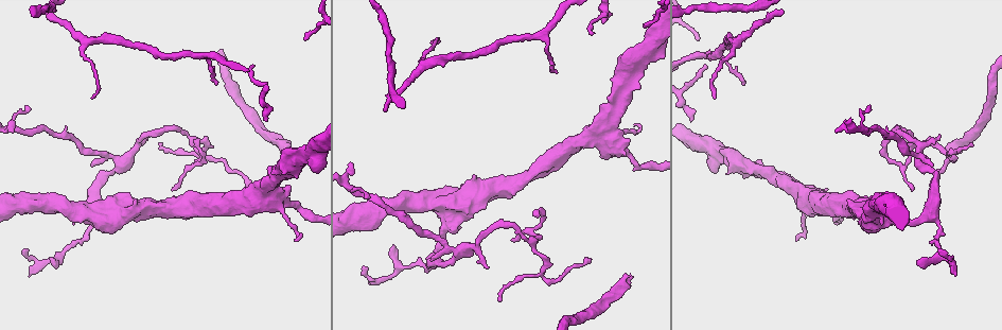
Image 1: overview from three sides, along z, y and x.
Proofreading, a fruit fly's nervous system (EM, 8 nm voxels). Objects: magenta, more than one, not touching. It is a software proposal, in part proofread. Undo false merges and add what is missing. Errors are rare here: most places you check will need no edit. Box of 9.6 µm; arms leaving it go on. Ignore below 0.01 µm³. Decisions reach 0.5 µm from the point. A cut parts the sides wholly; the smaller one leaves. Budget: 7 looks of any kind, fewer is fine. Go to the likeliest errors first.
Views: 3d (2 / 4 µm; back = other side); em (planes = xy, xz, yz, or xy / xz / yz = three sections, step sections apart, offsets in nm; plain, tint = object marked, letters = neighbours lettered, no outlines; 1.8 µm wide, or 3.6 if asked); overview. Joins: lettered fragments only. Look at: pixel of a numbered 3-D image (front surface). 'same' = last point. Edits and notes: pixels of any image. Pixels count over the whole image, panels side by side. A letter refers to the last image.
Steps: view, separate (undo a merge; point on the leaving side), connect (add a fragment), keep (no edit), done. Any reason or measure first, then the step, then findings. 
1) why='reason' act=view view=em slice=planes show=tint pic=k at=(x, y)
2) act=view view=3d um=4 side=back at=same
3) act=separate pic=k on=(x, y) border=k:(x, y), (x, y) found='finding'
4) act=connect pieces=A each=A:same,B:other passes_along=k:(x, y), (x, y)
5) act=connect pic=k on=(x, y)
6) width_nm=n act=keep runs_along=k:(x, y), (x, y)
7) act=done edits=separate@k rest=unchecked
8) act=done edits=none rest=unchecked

why='three arms meet' act=view view=3d um=4 pic=1 at=(616, 146)

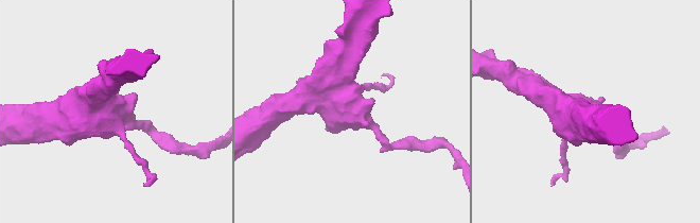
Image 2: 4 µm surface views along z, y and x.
act=view view=em um=3.6 slice=yz step=4 show=tint pic=2 at=(354, 108)

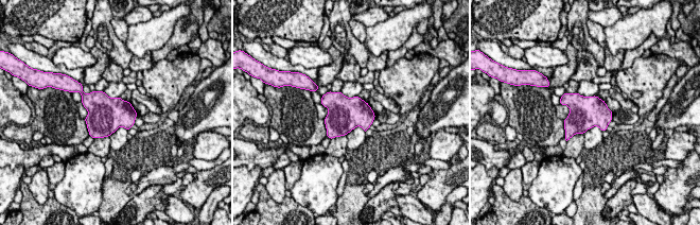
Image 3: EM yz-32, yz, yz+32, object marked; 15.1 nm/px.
act=view view=em um=3.6 slice=xy step=8 show=letters at=same

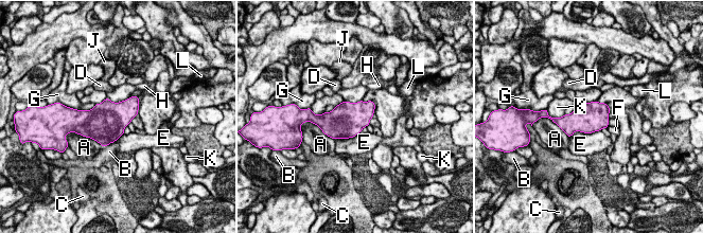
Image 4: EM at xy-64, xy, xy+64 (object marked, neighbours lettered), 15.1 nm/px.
width_nm=480 act=keep each=A:other,B:other,C:other,D:other,E:other,F:other,G:other,H:other,J:other,K:other,L:other border=4:(600, 129), (575, 131), (569, 138) found='one neuron here'

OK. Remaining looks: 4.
why='sharp bend' act=view view=em slice=planes show=tint pic=1 at=(914, 146)

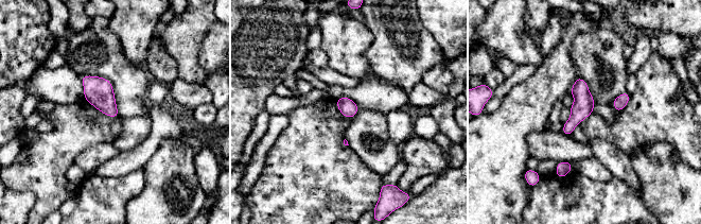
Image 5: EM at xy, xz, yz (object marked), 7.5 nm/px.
why='see the neighbours' act=view view=em slice=planes show=letters at=same

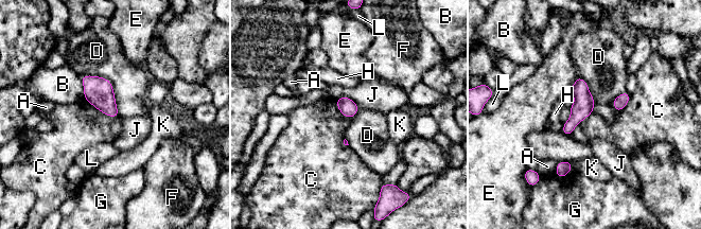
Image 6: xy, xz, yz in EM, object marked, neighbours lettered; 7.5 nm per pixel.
width_nm=140 act=keep each=A:other,B:other,C:other,D:other,E:other,F:other,G:other,H:other,J:other,K:other,L:other border=6:(84, 99), (106, 115), (119, 118) found='continuous, no second neuron'

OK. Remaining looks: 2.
why='branch stops here' act=view view=3d um=4 pic=1 at=(522, 184)

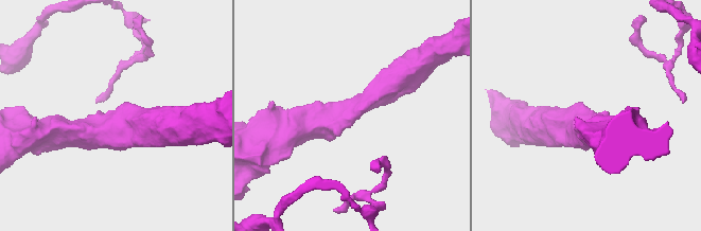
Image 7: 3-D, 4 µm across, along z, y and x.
why='shape alone is not enough' act=view view=em slice=planes show=letters pic=7 at=(586, 107)

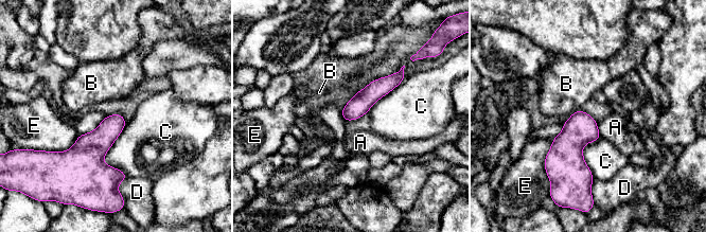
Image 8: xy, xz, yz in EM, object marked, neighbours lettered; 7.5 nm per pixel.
act=keep each=A:other,B:other,C:other,D:other,E:other found='none of them fits'

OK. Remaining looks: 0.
act=done edits=none rest=unchecked

